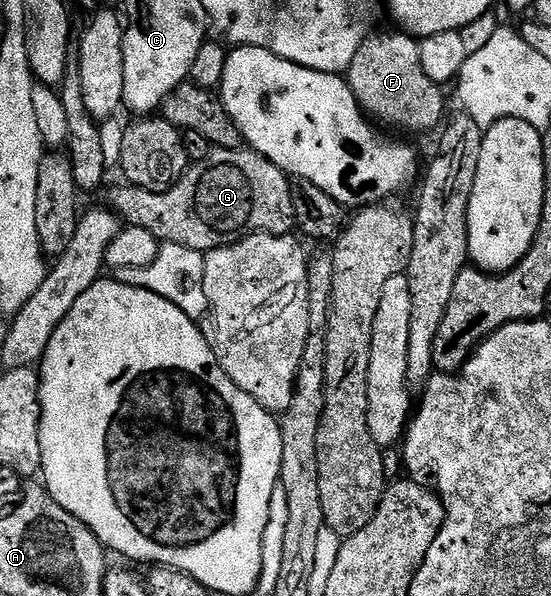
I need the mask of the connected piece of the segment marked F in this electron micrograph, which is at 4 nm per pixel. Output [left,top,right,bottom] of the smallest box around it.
[346,32,446,132]

